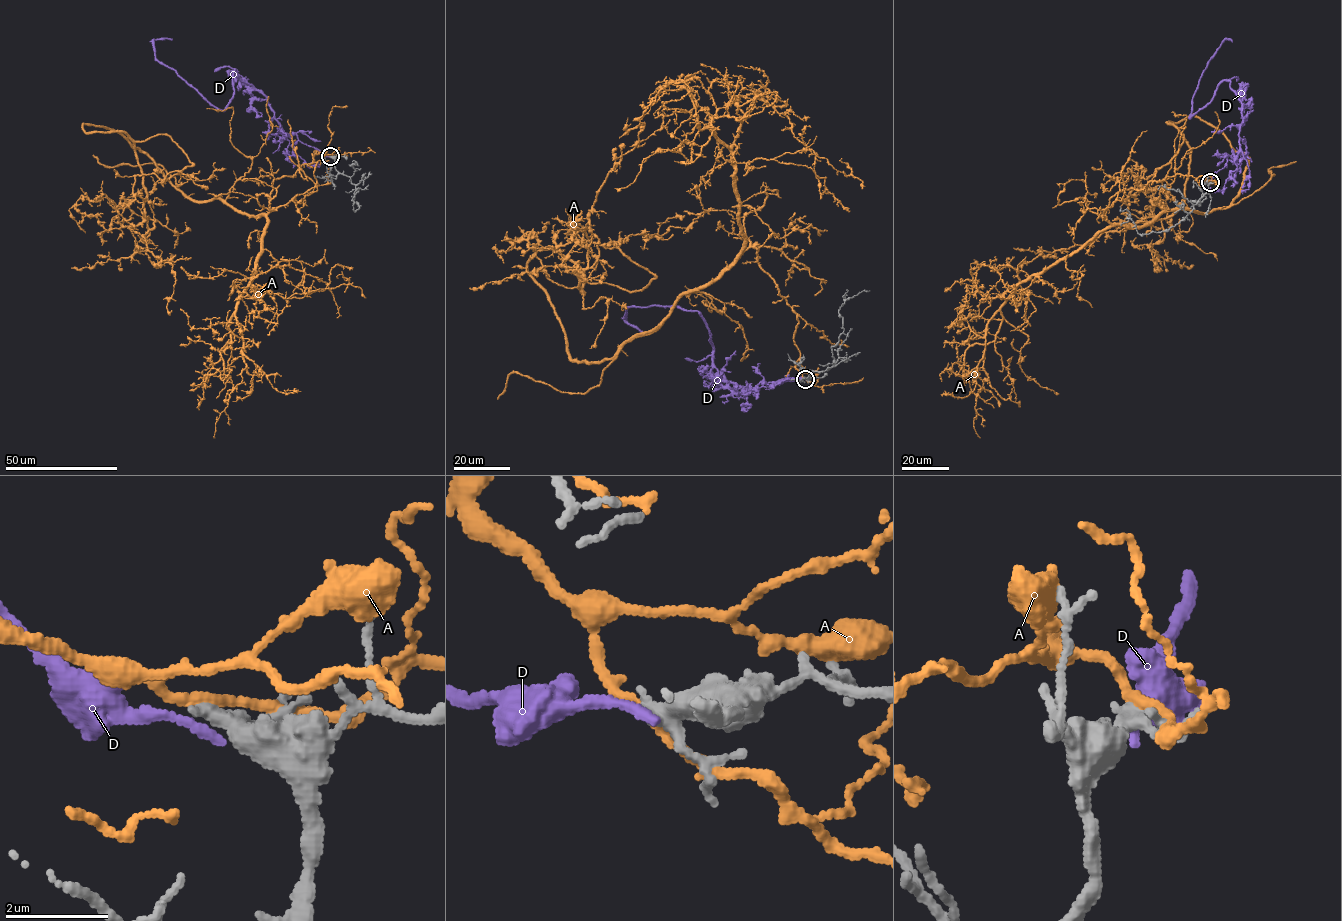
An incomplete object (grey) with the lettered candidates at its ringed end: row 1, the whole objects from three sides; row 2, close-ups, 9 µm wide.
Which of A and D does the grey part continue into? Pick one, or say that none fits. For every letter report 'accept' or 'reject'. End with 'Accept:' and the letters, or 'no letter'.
A: reject
D: reject
Accept: no letter

